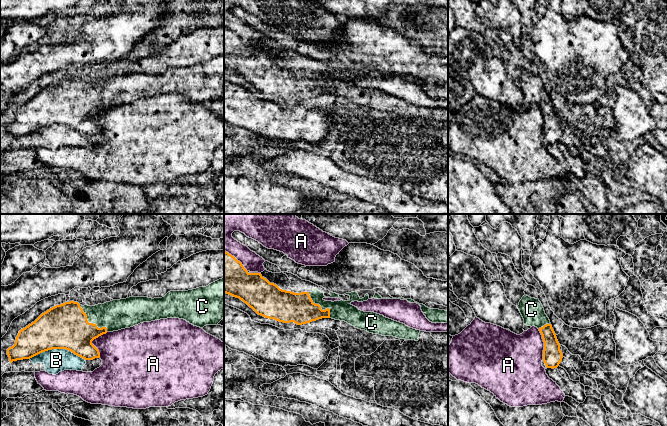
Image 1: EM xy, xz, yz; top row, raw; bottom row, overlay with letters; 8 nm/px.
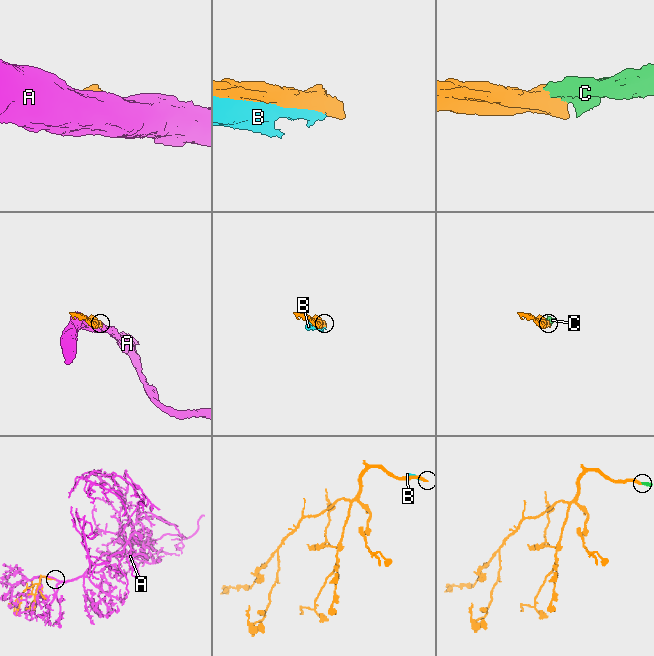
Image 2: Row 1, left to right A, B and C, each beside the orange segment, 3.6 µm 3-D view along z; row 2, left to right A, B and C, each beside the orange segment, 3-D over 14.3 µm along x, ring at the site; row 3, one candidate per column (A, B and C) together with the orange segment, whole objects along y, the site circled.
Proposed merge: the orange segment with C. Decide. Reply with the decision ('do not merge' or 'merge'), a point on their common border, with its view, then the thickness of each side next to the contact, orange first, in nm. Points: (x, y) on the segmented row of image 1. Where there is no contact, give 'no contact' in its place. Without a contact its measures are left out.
merge; meets orange in xy at (91, 323); 360 nm thick on the orange side, 240 nm on the other

